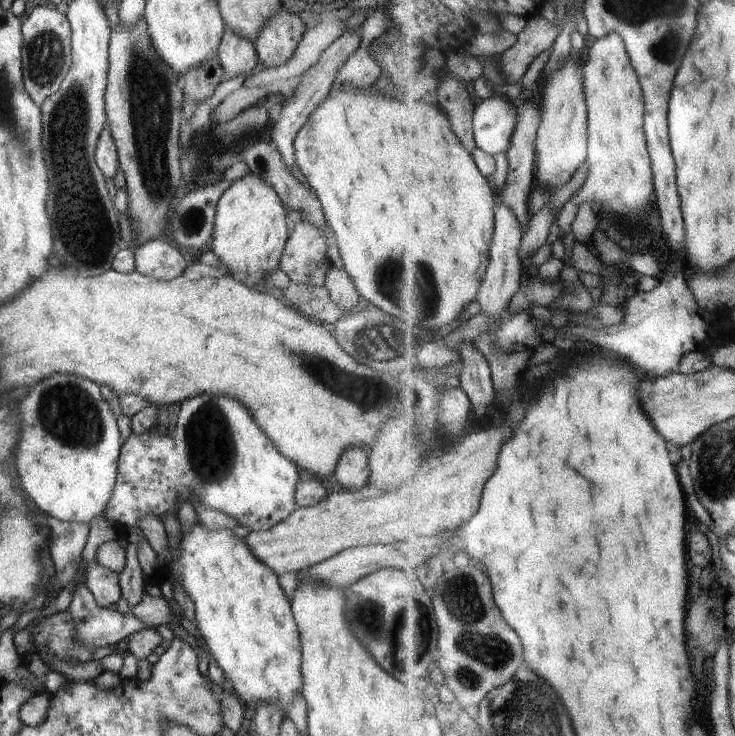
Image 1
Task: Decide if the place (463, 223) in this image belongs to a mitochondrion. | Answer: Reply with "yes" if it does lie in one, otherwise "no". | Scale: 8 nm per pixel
no

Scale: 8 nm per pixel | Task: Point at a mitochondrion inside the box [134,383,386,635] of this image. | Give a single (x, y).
(210, 451)

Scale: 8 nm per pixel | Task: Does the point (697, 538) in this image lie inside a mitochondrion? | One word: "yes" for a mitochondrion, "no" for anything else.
no

